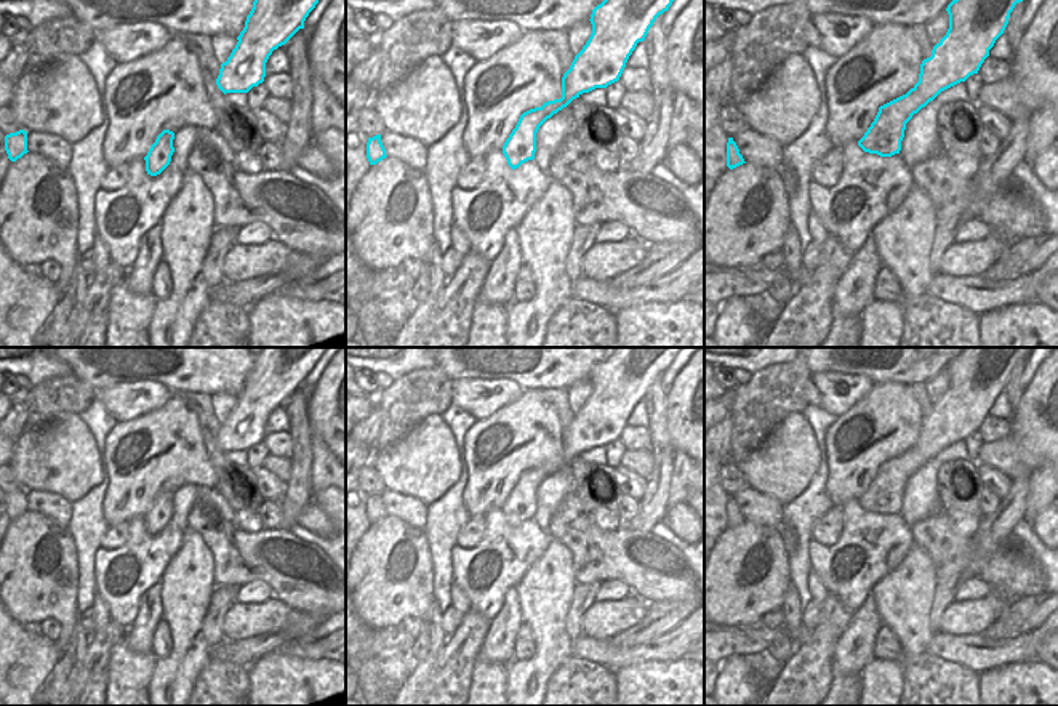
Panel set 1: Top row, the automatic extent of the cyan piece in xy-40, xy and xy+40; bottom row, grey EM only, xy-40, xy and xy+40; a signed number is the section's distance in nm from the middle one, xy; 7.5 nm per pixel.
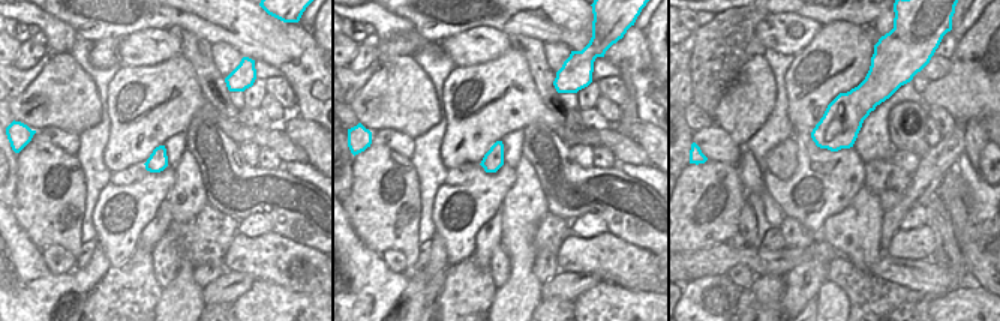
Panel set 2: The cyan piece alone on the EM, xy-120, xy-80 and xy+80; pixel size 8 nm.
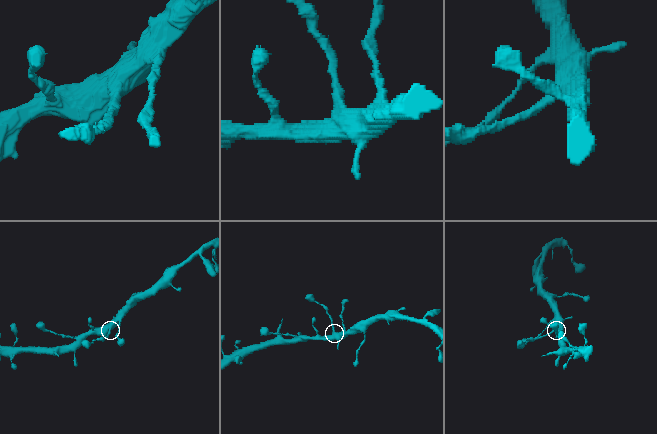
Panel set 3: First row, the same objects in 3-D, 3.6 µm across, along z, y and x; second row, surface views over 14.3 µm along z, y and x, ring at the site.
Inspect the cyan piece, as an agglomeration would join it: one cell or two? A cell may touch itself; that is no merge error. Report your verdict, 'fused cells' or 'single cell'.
single cell

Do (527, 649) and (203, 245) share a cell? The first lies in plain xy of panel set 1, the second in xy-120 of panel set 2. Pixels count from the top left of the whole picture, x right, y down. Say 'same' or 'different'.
same

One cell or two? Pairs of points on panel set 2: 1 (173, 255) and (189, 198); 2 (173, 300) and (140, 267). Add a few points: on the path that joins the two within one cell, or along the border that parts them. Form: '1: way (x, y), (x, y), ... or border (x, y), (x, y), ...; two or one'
1: border (207, 203), (191, 219), (173, 222); two
2: border (162, 290), (156, 305); two

